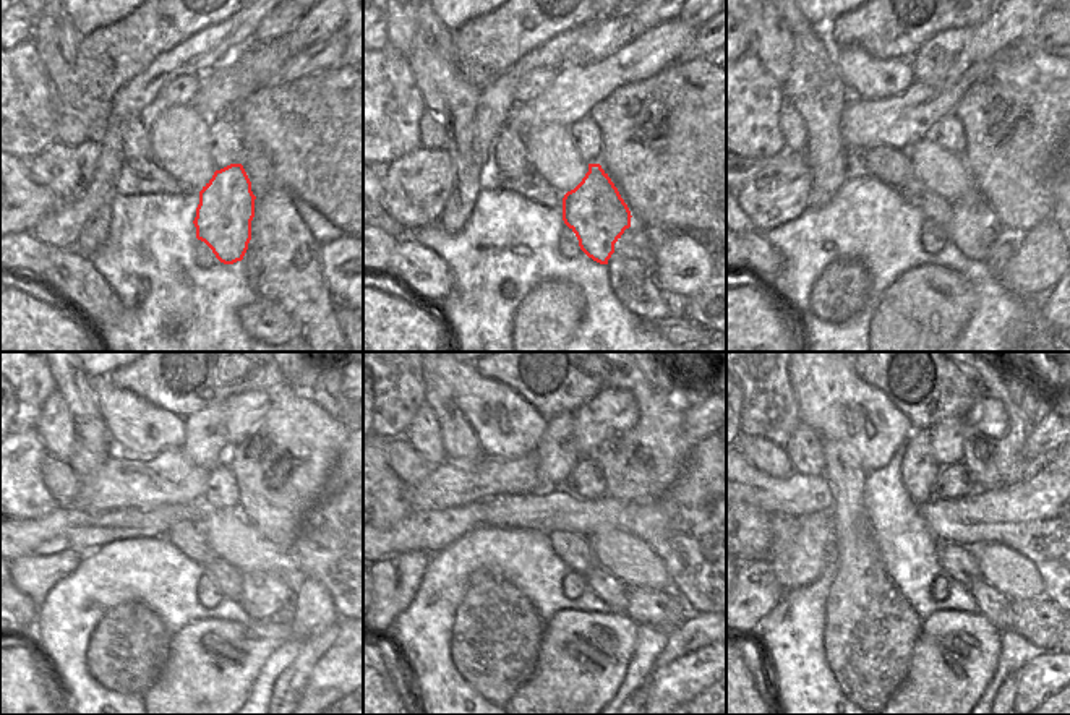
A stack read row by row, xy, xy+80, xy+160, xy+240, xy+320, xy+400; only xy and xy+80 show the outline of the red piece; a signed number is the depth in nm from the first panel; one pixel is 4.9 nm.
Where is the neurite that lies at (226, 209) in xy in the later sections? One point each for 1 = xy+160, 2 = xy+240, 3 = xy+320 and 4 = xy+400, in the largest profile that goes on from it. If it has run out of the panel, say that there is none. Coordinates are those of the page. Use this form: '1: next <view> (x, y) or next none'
1: next xy+160 (973, 227)
2: next xy+240 (263, 595)
3: next xy+320 (665, 610)
4: next xy+400 (1038, 620)

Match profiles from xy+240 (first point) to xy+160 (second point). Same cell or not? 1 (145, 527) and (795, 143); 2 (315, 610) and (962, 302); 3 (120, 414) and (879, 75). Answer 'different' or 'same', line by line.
1: different
2: same
3: same

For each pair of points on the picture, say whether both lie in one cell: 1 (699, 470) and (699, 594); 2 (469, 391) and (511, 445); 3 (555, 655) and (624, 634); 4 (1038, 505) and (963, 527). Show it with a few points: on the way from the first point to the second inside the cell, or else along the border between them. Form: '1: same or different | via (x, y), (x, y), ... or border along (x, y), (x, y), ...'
1: same | via (699, 501), (699, 563)
2: same | via (479, 407), (480, 423), (495, 430)
3: same | via (566, 637), (592, 621), (605, 625)
4: same | via (1020, 516), (991, 516), (981, 524)

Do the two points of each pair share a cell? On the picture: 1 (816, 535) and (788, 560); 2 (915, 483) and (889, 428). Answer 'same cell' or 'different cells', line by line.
1: same cell
2: different cells

